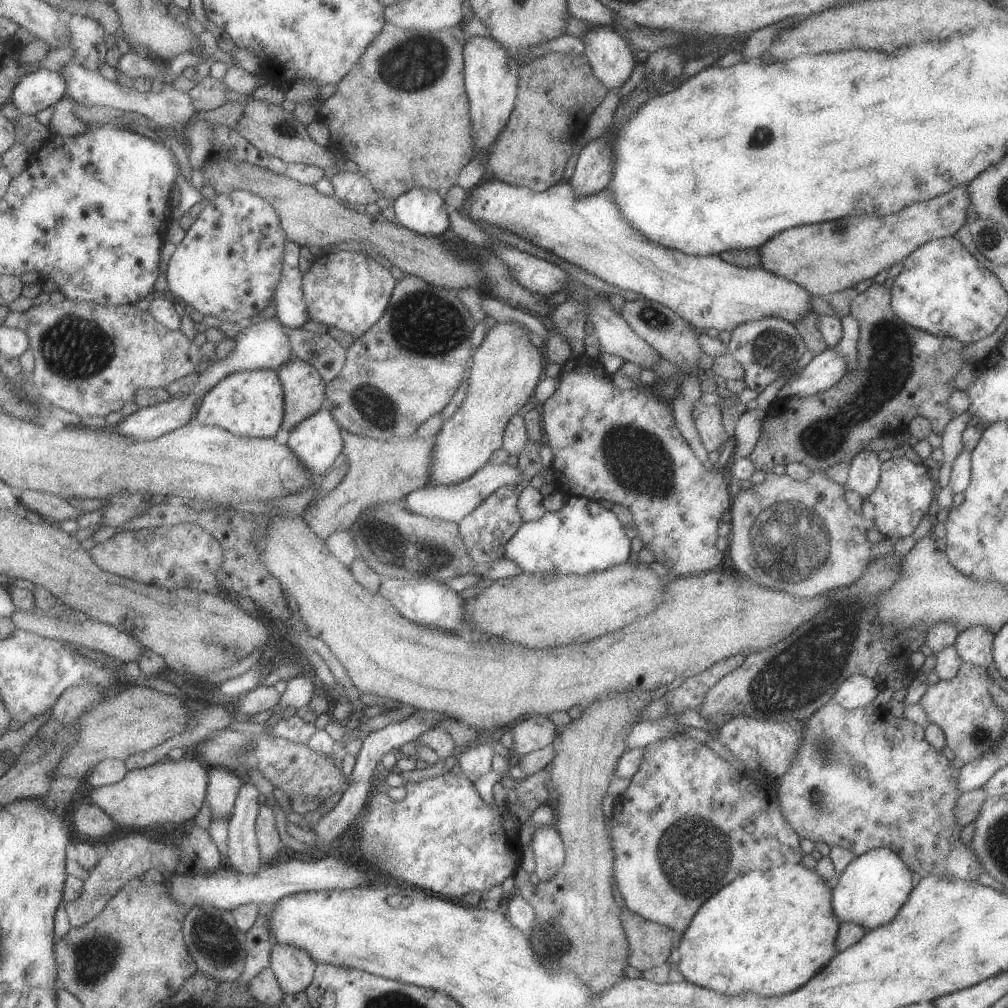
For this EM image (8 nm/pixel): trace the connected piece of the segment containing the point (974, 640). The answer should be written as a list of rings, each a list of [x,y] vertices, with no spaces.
[[[970,626],[957,635],[953,646],[961,662],[991,671],[993,637],[994,632],[987,627]]]

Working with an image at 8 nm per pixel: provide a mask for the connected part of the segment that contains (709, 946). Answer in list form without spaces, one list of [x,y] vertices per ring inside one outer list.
[[[801,862],[735,877],[725,888],[703,901],[679,936],[676,948],[680,961],[675,968],[685,981],[729,996],[755,992],[770,997],[793,992],[837,954],[834,940],[840,920],[833,914],[831,895],[832,883],[824,881],[815,869],[807,869]]]

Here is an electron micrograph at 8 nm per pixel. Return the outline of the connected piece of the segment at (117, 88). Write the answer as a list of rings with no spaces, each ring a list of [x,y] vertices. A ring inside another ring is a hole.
[[[73,60],[66,66],[66,78],[68,84],[68,93],[75,97],[79,104],[88,107],[104,106],[119,109],[120,111],[131,111],[145,113],[151,120],[154,120],[160,126],[171,128],[175,124],[184,124],[189,122],[198,112],[189,90],[183,93],[182,89],[169,87],[161,92],[144,93],[136,89],[121,86],[117,81],[107,80],[100,73],[89,70],[84,66],[77,65]]]

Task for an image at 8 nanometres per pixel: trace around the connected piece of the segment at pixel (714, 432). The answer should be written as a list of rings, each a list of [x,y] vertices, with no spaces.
[[[700,400],[693,404],[694,426],[699,434],[700,441],[709,453],[728,440],[721,423],[721,413],[715,405],[706,406]]]

